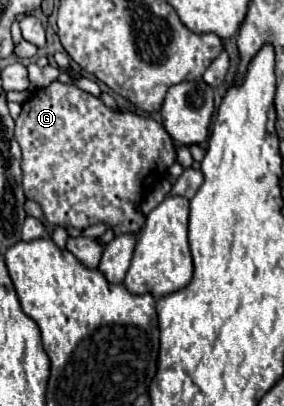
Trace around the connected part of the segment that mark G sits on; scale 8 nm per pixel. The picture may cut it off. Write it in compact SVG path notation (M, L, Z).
M52 82L24 102L22 114L16 120L16 140L22 148L26 198L40 204L50 236L54 226L84 230L98 222L106 222L116 234L128 230L140 232L144 216L136 212L134 206L144 198L150 184L166 176L168 168L176 160L172 138L162 124L132 112L112 112L100 98L62 82Z

